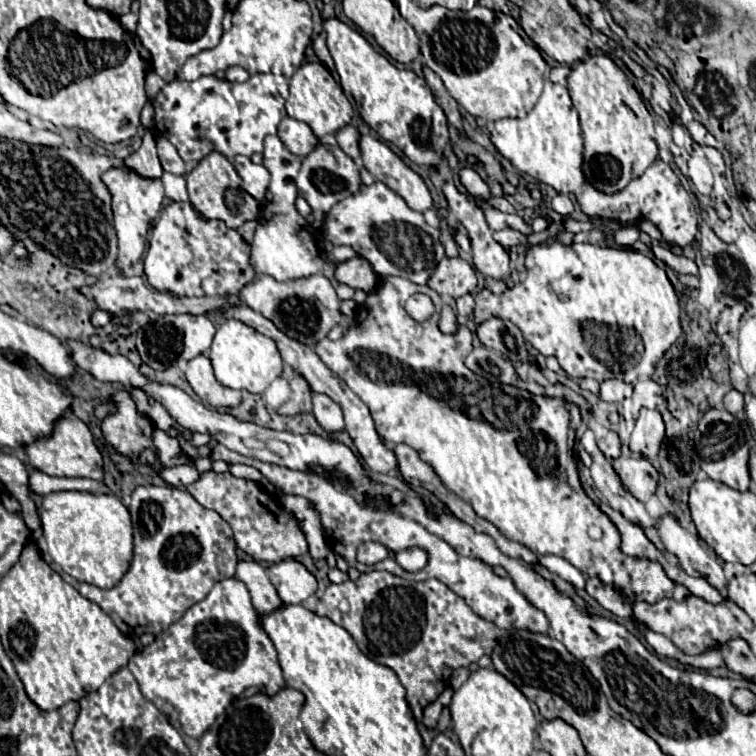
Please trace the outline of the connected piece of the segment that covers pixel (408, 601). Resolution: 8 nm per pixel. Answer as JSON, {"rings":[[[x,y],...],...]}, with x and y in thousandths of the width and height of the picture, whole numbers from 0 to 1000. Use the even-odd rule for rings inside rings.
{"rings":[[[492,754],[476,759],[468,770],[460,767],[455,772],[434,775],[418,802],[418,812],[434,815],[439,823],[458,831],[489,873],[508,878],[526,892],[563,989],[577,971],[595,963],[597,946],[593,935],[586,937],[579,960],[569,966],[558,955],[561,937],[595,905],[595,894],[603,884],[622,881],[640,865],[648,865],[664,841],[656,825],[630,815],[624,804],[582,767],[569,765],[563,770],[545,770],[511,754]],[[452,794],[463,799],[460,810],[447,804]]]}

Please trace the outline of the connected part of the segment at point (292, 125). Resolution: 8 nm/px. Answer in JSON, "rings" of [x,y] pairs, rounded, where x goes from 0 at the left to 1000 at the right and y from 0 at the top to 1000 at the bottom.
{"rings":[[[378,153],[370,161],[368,169],[368,183],[373,185],[373,190],[392,206],[407,206],[407,201],[413,201],[423,185],[418,183],[418,177],[413,175],[413,169],[397,159],[389,159],[384,153]]]}

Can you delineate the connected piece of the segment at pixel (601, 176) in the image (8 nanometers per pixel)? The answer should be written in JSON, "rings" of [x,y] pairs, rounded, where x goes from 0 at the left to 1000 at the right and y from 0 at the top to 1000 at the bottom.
{"rings":[[[799,71],[762,82],[751,119],[772,175],[772,230],[796,254],[817,254],[870,209],[868,188],[854,175],[860,148],[828,98]]]}

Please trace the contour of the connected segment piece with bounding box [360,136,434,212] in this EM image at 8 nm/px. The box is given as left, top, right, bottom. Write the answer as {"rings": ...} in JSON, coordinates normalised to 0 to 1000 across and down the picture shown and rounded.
{"rings":[[[495,180],[476,183],[476,201],[481,212],[481,222],[524,257],[529,257],[545,278],[561,280],[574,275],[571,259],[561,238],[537,220],[508,188]]]}

